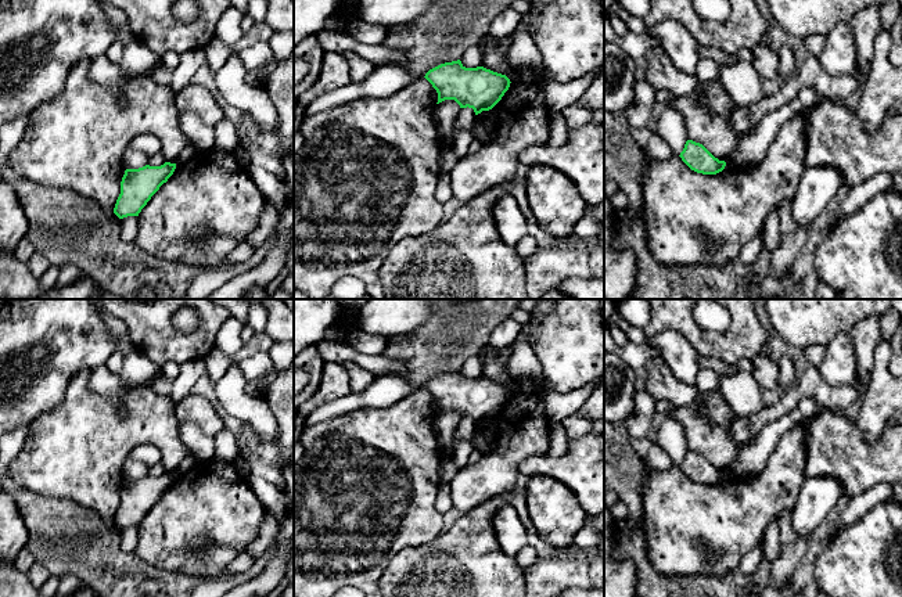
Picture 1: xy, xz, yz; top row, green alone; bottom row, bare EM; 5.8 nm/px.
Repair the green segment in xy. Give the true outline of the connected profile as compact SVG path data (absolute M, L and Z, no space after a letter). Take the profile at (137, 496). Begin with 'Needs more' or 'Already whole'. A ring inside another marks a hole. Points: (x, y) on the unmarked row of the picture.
Already whole. M165 472L161 476L145 475L139 479L126 479L114 524L119 529L139 526L151 507L173 485L175 479L176 474L170 472Z

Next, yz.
Already whole. M693 450L686 452L679 467L691 481L702 485L716 485L726 476L725 471L719 471L702 454Z

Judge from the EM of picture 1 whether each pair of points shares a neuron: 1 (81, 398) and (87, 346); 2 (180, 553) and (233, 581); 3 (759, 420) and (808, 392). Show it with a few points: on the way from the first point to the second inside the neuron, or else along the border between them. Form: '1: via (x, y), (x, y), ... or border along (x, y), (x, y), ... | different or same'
1: border along (90, 369), (82, 369), (69, 381), (65, 396) | different
2: border along (223, 575), (201, 579) | different
3: via (772, 413), (796, 394) | same

